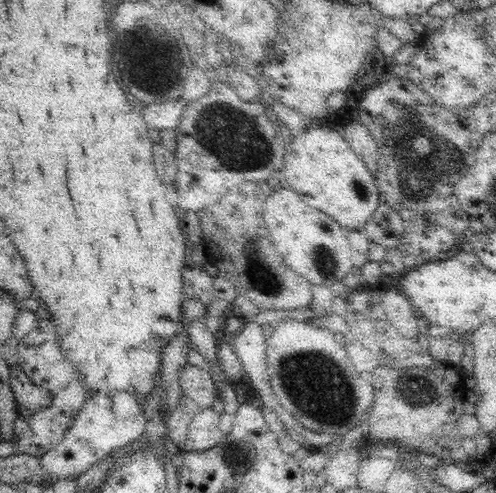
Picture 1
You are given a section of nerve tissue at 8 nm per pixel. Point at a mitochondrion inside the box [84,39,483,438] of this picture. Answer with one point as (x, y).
(415, 187)

